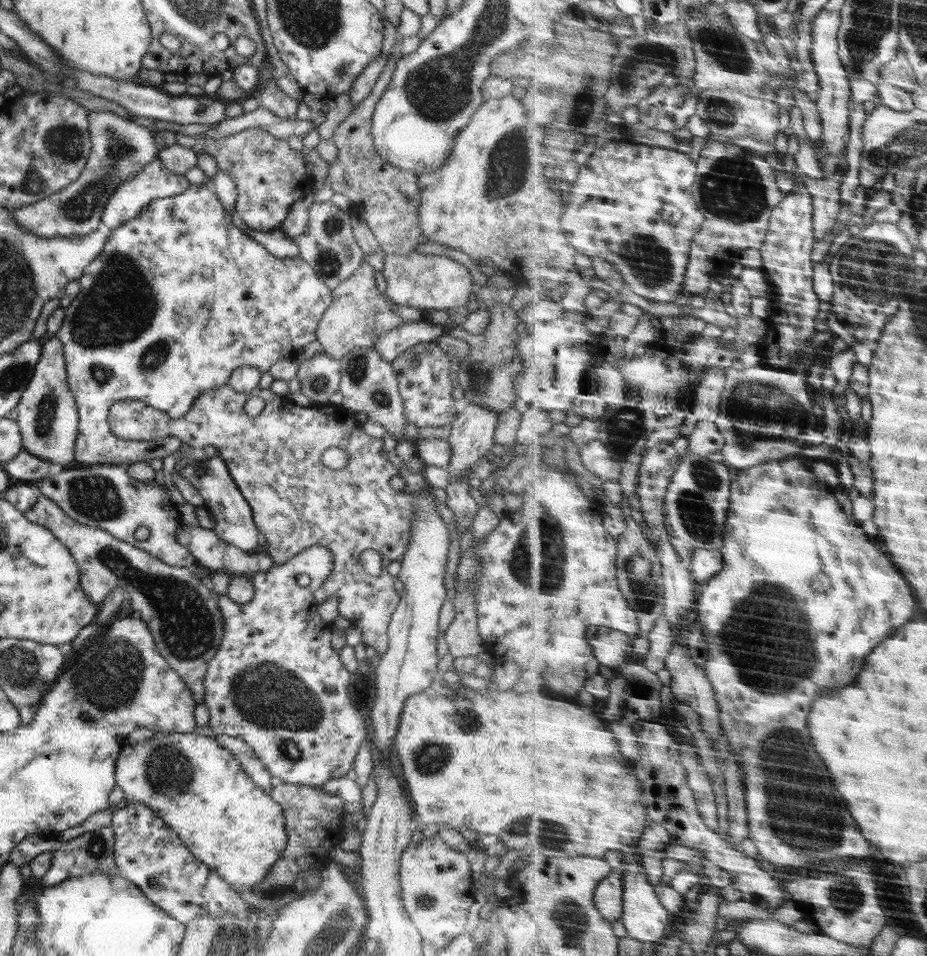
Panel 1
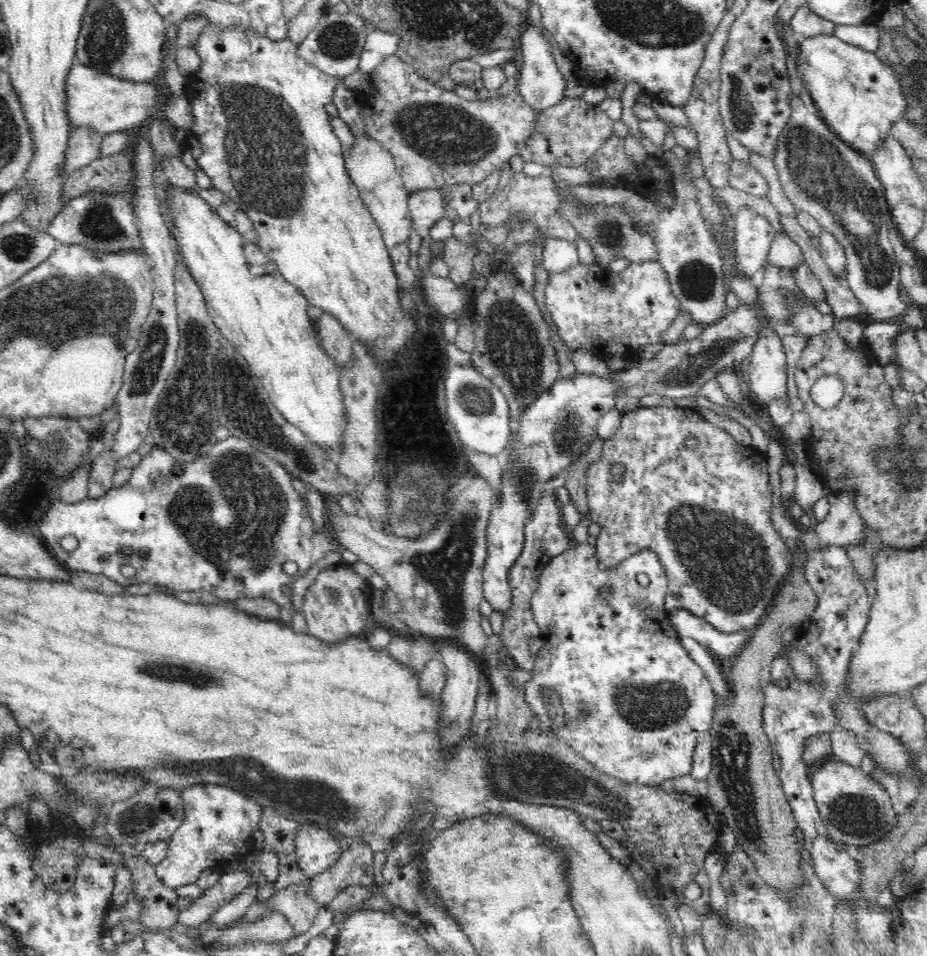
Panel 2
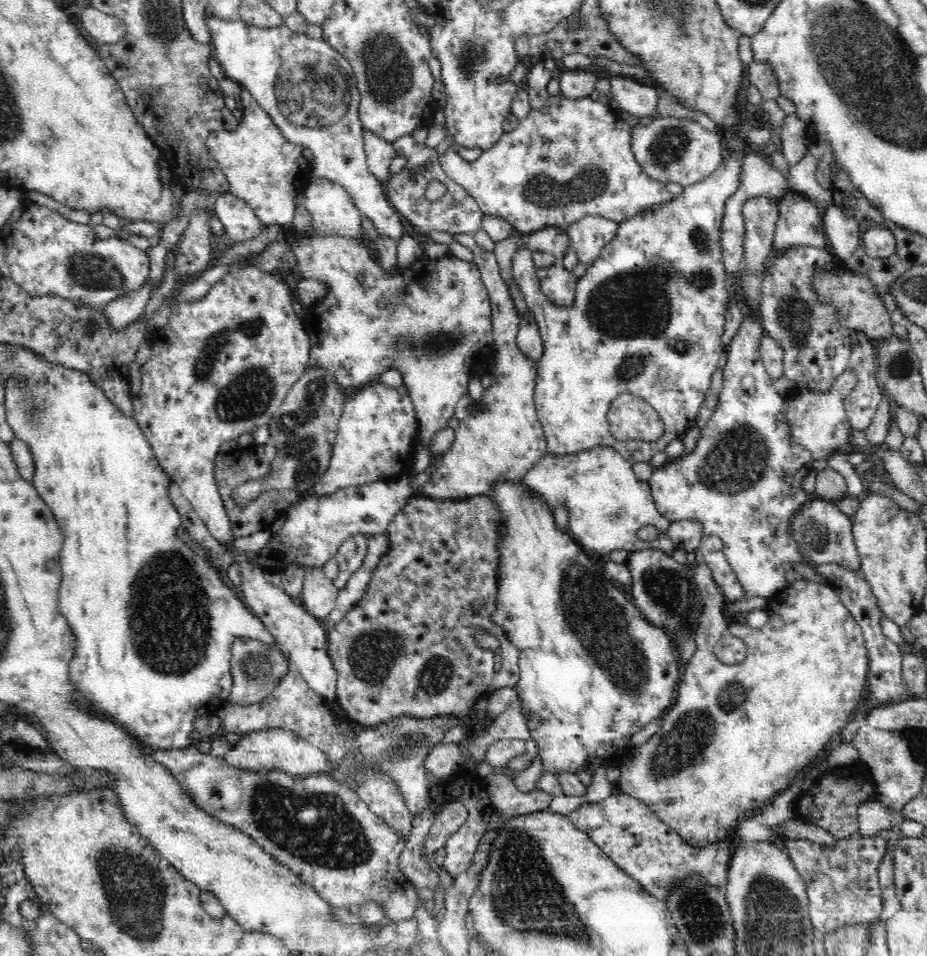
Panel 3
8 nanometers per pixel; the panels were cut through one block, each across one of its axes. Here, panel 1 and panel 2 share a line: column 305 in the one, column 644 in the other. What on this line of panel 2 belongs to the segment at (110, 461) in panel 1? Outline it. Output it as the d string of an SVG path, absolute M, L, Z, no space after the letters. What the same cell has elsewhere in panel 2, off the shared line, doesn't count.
M659 261L630 263L621 273L596 262L590 265L579 263L572 268L549 275L545 287L545 304L554 320L560 340L568 348L572 351L581 348L605 361L615 354L620 354L625 359L638 356L640 346L660 342L664 330L668 330L668 326L676 320L681 308L672 292L668 273Z

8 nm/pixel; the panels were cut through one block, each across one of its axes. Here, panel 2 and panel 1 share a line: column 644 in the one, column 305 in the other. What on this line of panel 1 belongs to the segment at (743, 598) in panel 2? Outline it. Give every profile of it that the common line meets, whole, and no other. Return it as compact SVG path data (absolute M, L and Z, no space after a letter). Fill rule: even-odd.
M226 384L203 392L192 403L188 413L178 419L172 419L166 413L146 405L142 398L130 397L115 402L110 407L107 419L111 431L126 441L156 441L174 436L198 453L205 446L217 448L232 480L251 506L254 524L266 538L266 552L272 557L273 564L284 564L308 547L327 548L333 554L334 566L317 593L318 604L336 596L338 615L360 629L364 645L376 649L377 656L386 653L387 628L400 604L400 596L394 588L396 578L388 573L387 568L391 562L400 562L403 557L409 543L411 522L415 513L414 502L430 485L406 486L403 491L392 488L390 479L392 476L402 476L402 465L388 459L388 453L384 453L382 448L383 440L366 434L355 413L346 410L341 404L311 404L309 407L300 407L292 403L288 396L278 396L270 389L256 387L249 394L236 392ZM253 396L261 396L265 402L264 409L256 418L246 415L243 409L246 400ZM333 446L343 448L349 454L348 464L340 471L324 466L321 459L323 452ZM368 549L376 550L382 555L383 571L380 576L370 576L364 570L360 555Z

